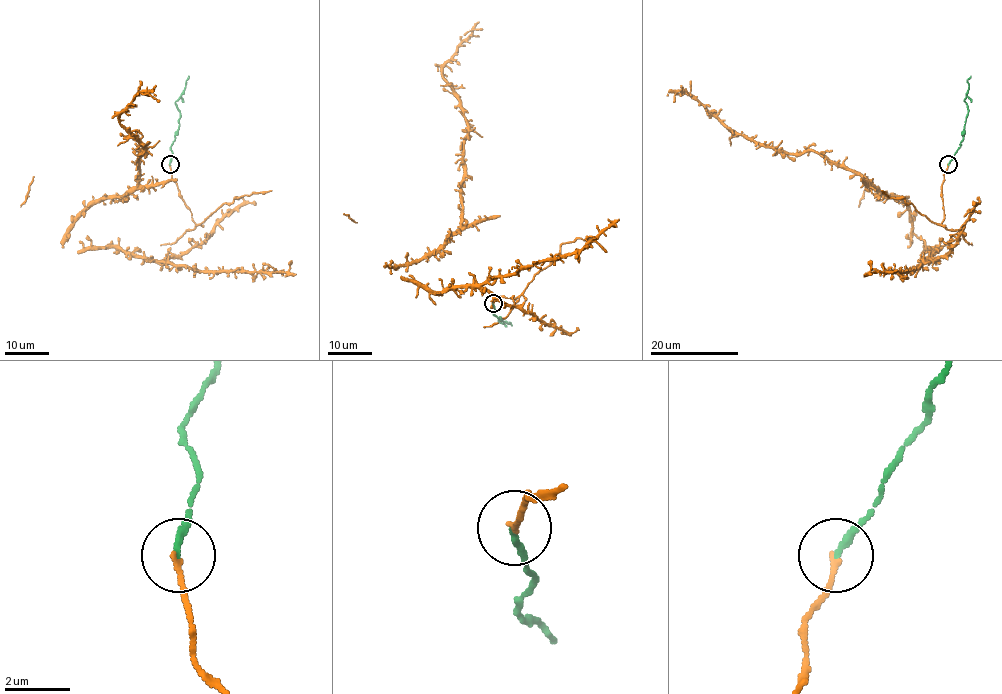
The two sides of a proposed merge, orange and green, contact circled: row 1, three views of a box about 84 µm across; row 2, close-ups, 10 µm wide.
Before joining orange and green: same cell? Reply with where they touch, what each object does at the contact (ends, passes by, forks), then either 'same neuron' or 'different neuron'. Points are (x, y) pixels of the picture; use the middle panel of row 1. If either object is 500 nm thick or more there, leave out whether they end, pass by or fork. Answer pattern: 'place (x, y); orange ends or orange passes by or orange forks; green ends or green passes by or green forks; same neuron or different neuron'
place (493, 303); orange ends; green ends; same neuron

